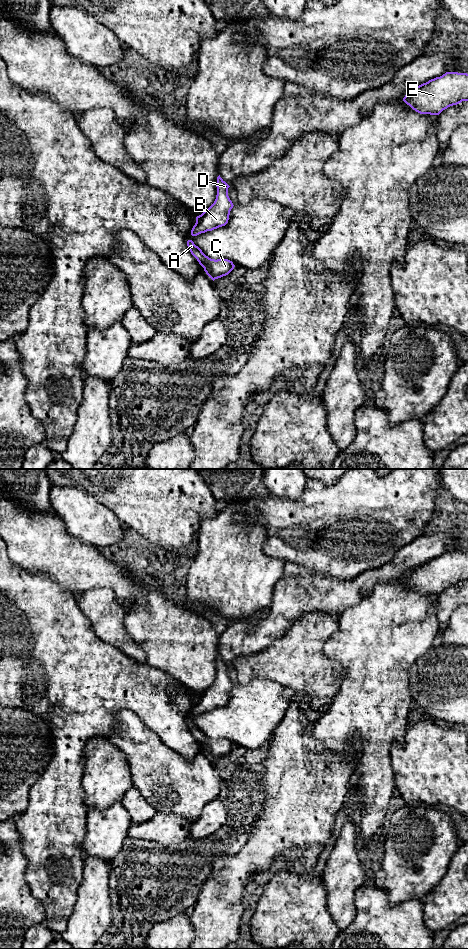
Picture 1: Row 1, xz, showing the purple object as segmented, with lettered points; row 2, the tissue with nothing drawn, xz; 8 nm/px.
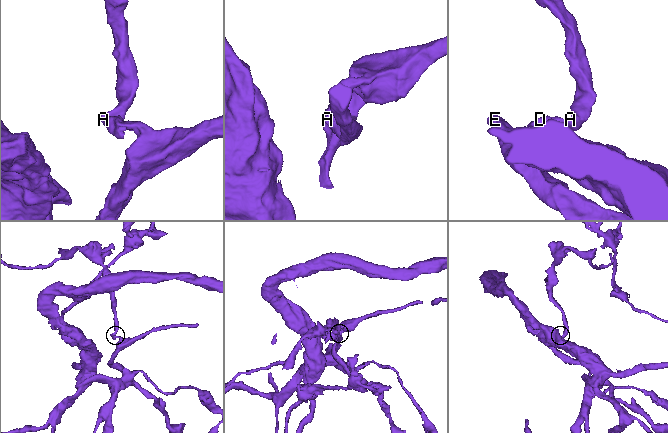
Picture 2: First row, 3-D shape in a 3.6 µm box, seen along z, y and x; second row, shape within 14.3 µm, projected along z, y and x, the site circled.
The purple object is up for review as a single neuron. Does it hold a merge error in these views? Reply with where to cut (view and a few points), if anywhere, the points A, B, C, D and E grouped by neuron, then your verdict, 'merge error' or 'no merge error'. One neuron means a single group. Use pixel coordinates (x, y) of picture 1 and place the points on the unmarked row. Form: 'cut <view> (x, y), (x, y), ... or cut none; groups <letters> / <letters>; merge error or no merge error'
cut none; groups A B C D E; no merge error

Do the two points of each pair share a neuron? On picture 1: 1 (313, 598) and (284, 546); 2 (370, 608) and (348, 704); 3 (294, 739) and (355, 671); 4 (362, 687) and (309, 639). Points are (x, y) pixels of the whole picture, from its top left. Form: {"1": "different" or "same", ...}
{"1": "different", "2": "same", "3": "different", "4": "different"}

